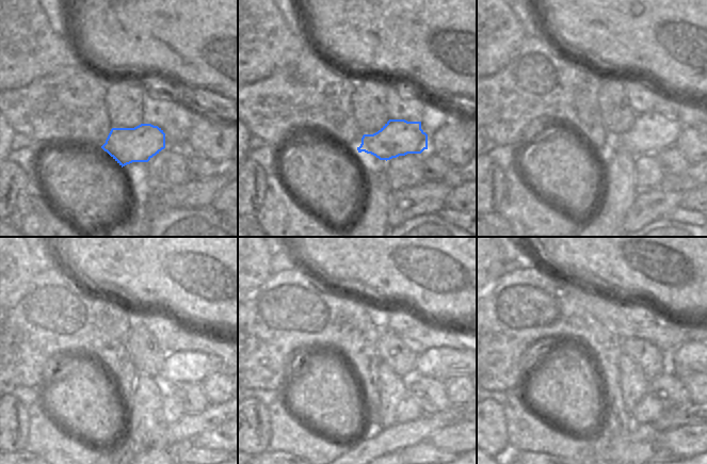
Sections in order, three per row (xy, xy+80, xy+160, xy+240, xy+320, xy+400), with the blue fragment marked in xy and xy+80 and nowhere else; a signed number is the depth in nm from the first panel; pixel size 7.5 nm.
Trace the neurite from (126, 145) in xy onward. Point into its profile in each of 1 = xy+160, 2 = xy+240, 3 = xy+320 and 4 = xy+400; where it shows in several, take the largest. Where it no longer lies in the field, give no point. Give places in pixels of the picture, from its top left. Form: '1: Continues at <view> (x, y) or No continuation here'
1: Continues at xy+160 (651, 132)
2: Continues at xy+240 (192, 366)
3: Continues at xy+320 (439, 363)
4: Continues at xy+400 (692, 356).

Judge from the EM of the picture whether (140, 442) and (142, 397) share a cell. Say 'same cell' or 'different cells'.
same cell

